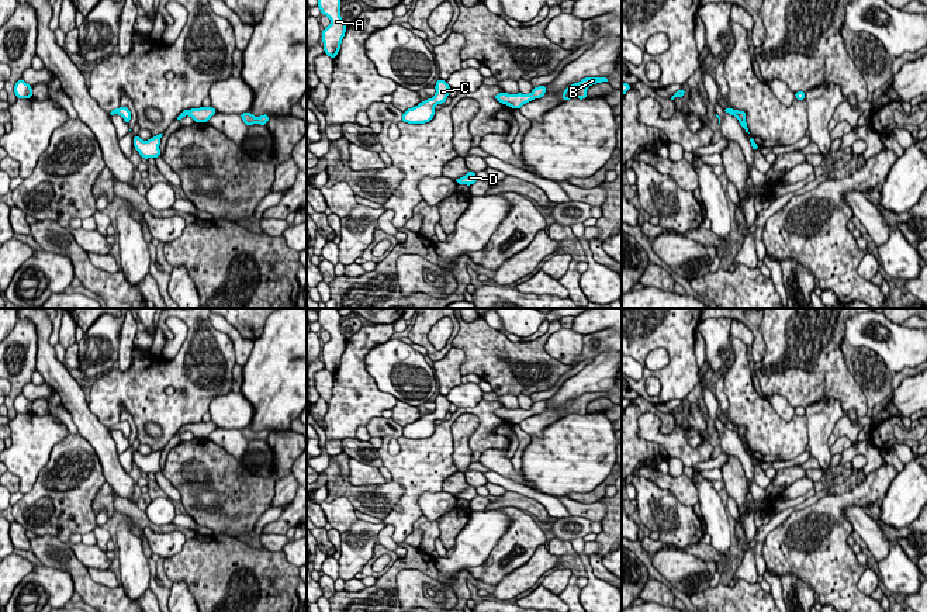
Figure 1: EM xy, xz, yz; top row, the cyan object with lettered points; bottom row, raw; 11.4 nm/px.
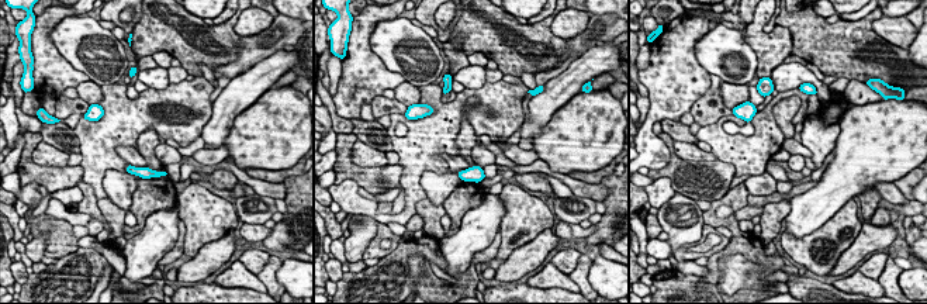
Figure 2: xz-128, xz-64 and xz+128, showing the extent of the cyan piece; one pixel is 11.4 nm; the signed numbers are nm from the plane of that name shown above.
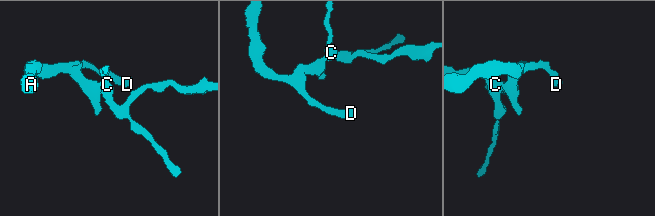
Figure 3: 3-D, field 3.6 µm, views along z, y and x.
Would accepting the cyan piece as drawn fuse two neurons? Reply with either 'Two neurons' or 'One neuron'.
One neuron

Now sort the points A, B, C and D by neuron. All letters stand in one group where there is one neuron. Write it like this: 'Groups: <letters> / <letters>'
Groups: A B C D

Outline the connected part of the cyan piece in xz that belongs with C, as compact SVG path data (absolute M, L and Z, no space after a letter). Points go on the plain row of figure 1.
M439 394L435 400L436 408L433 414L428 414L418 421L408 423L402 429L402 438L425 439L435 432L435 421L443 419L449 412L450 402L446 395Z

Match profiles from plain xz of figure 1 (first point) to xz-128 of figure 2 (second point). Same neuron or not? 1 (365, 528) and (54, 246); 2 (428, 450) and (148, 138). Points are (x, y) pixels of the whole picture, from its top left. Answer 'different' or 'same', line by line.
1: different
2: different

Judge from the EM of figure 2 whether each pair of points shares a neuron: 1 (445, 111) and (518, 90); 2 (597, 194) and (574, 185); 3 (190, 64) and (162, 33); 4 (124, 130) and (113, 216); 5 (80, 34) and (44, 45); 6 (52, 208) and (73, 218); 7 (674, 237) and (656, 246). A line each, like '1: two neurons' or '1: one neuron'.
1: one neuron
2: one neuron
3: one neuron
4: two neurons
5: two neurons
6: one neuron
7: two neurons

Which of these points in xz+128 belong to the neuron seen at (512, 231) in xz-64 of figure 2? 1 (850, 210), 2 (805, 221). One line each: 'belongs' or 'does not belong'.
1: belongs
2: does not belong

